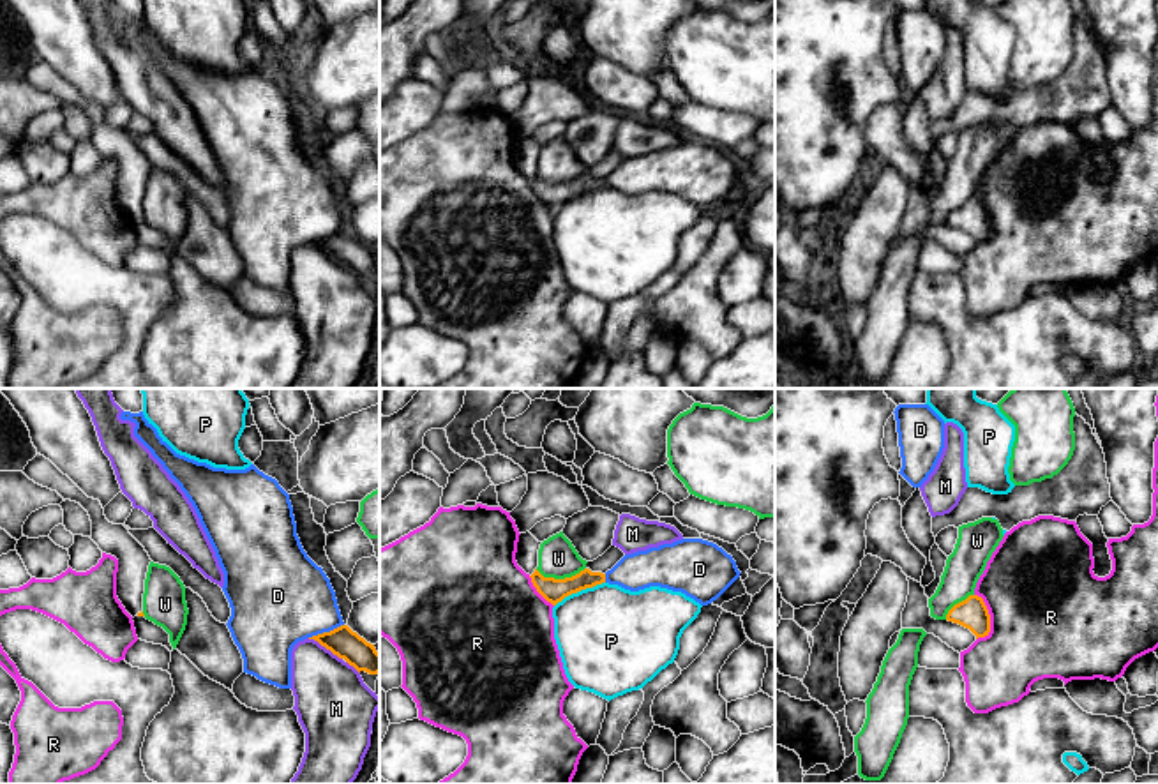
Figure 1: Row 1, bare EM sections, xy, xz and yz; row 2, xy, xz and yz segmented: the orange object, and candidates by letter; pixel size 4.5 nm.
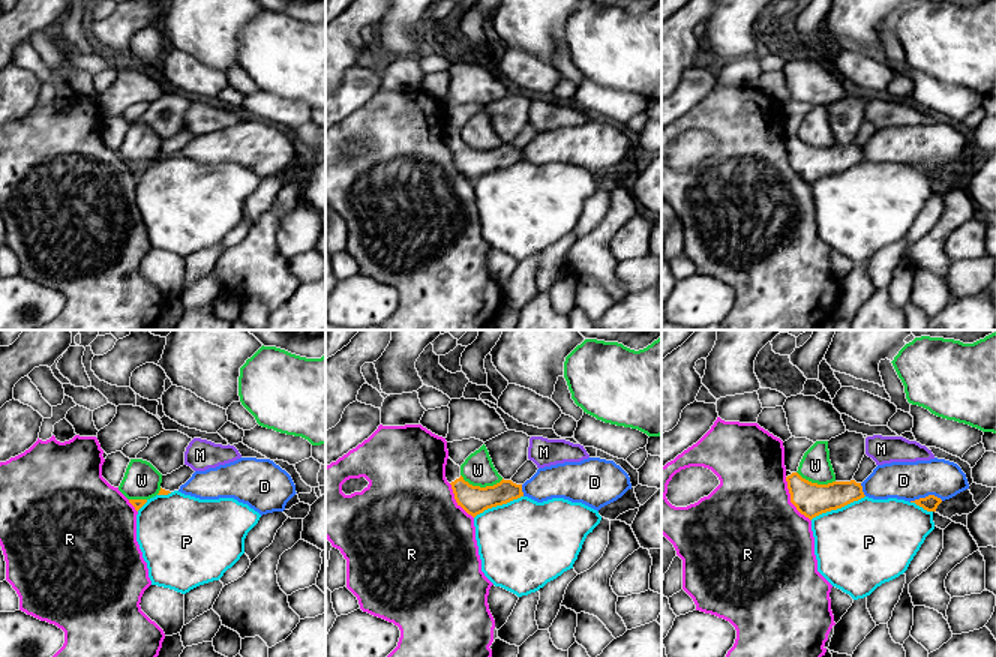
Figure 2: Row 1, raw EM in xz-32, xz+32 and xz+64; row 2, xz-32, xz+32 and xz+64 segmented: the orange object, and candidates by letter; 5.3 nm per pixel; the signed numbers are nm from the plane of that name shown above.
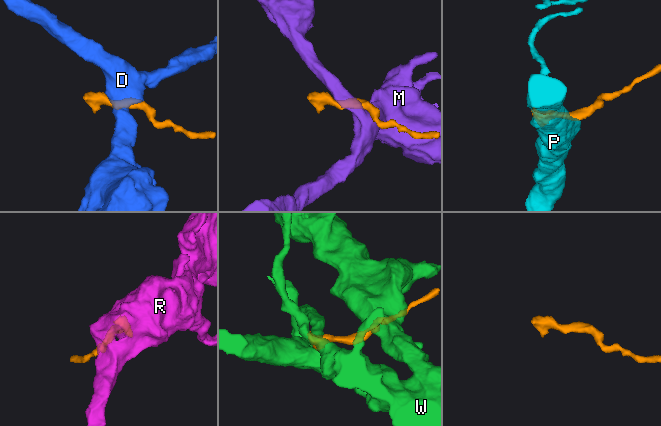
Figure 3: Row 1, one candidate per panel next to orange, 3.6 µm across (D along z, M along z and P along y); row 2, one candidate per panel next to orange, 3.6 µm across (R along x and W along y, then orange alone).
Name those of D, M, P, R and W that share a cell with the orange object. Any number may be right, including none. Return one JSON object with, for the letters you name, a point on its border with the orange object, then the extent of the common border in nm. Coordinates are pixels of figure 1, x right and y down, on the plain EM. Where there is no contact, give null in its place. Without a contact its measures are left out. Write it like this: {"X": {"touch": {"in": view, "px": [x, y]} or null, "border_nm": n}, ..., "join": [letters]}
{"join": []}

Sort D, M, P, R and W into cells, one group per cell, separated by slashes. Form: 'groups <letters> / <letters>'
groups D / M / P / R / W

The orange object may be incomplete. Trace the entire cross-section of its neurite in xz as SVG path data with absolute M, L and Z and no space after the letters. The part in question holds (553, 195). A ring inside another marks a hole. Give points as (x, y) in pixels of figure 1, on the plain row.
M530 136L521 138L515 166L531 182L537 196L553 210L572 198L605 187L605 178L591 177L590 173L584 173L579 178L565 184L544 182L537 175L540 148L542 147L538 147Z

